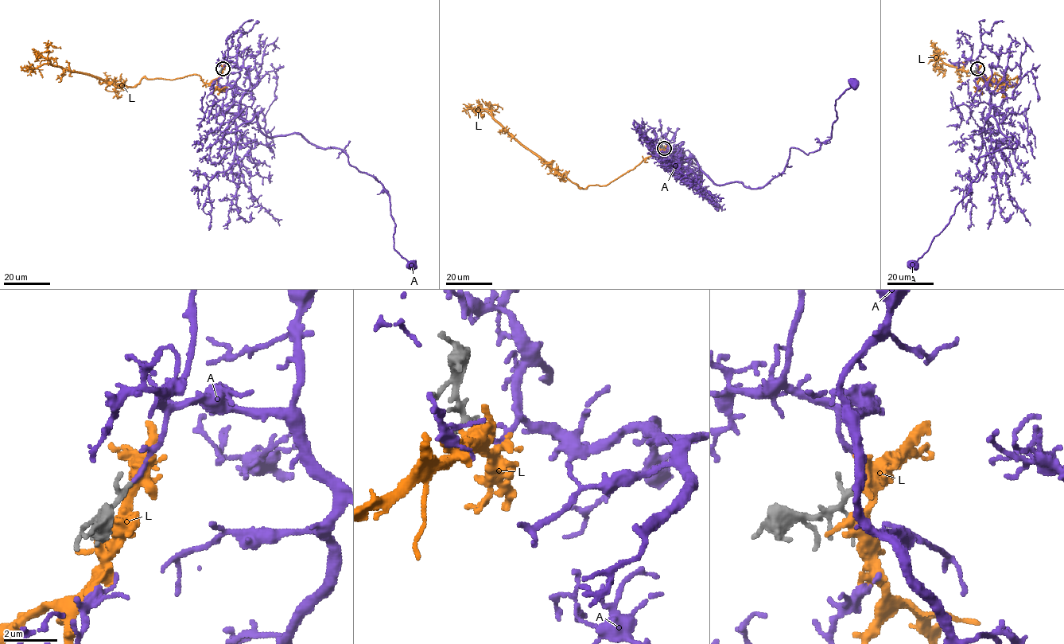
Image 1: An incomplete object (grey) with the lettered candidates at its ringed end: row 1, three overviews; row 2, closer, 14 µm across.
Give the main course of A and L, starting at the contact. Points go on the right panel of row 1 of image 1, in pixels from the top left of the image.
A: (977, 68), (990, 91), (986, 121), (1015, 147), (979, 158), (980, 179), (913, 264)
L: (976, 71), (985, 83), (992, 75), (1017, 77), (1017, 83), (1006, 86), (955, 67), (937, 67), (946, 71)

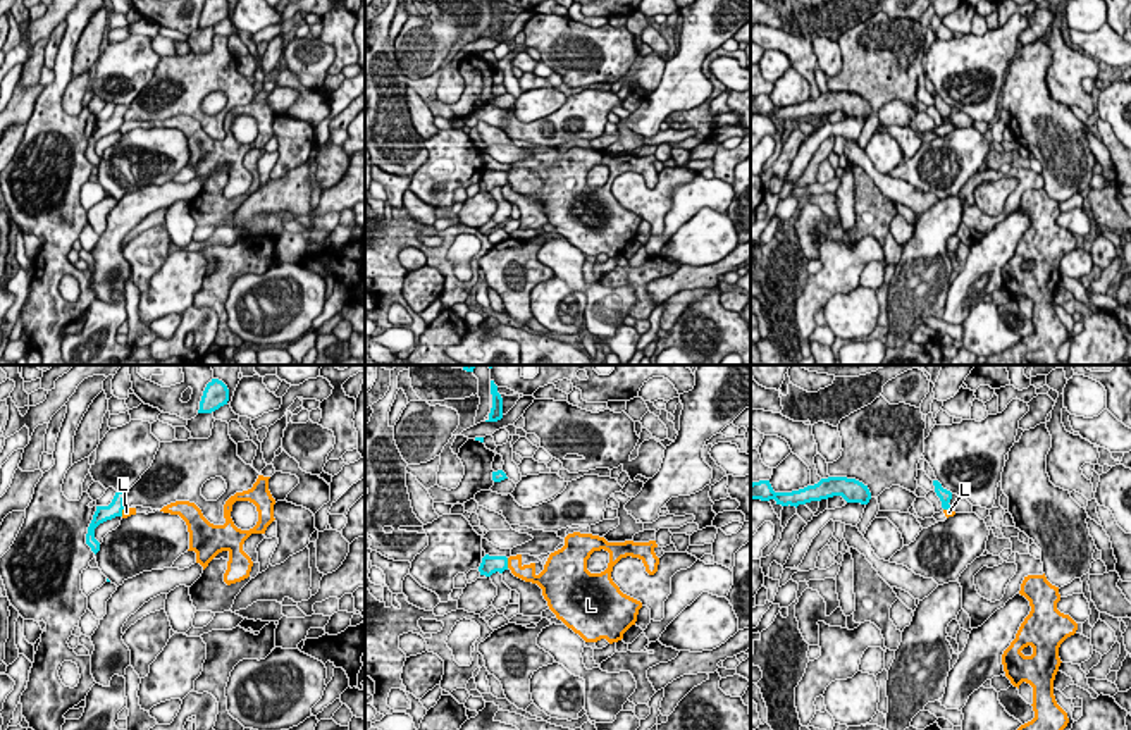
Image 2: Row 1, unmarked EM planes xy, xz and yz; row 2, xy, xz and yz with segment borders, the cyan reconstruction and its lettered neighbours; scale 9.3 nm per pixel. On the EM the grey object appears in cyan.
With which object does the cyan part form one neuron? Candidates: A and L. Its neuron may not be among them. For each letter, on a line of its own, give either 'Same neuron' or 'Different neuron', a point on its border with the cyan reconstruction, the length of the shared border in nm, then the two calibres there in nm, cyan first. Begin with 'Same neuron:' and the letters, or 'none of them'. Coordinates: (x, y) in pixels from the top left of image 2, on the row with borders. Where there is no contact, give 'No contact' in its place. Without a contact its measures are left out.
Same neuron: A
A: Same neuron. No contact
L: Different neuron. Touches cyan at xz (506, 563). Shared border 100 nm. Thickness 170 nm (cyan) against 160 nm

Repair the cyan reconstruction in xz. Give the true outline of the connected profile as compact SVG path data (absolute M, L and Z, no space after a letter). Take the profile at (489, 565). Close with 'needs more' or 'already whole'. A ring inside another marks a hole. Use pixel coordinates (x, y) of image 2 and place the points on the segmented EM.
M485 554L482 558L480 566L479 566L480 575L485 575L485 577L491 577L496 572L503 573L504 570L508 570L508 558L506 556Z; already whole

